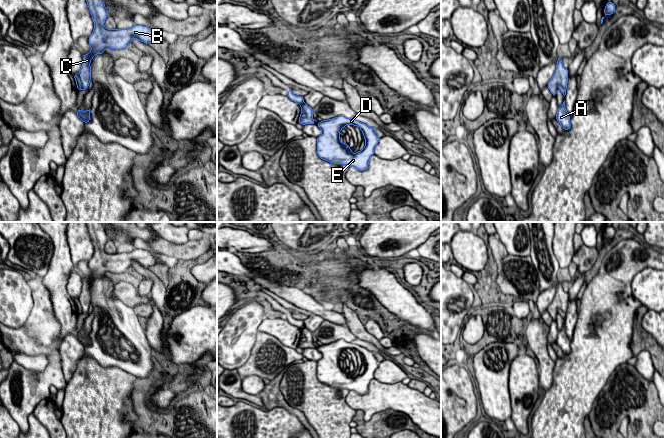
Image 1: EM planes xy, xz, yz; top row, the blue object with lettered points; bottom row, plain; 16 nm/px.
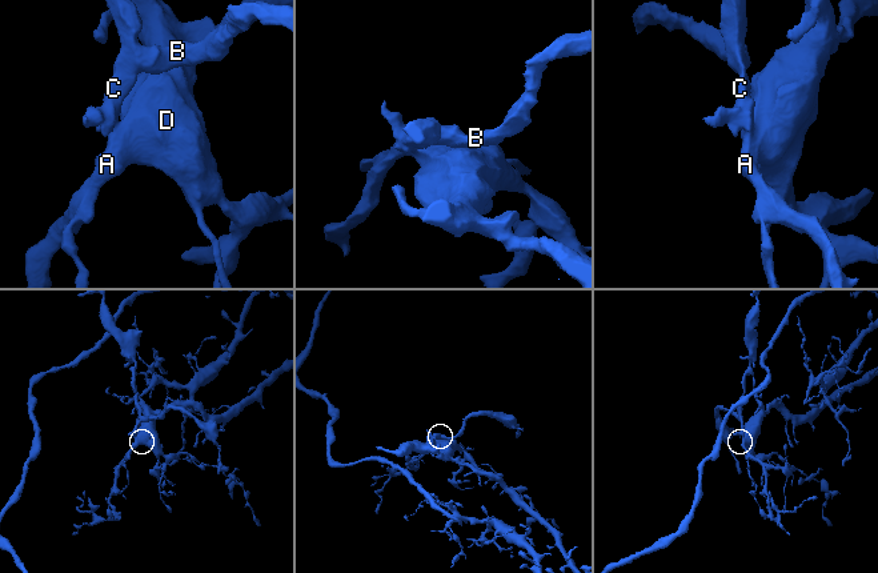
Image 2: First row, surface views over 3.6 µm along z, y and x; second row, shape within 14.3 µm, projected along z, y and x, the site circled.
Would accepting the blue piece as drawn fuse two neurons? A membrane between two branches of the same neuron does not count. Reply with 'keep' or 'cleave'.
cleave

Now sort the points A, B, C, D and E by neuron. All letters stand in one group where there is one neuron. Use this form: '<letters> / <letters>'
A D E / B C

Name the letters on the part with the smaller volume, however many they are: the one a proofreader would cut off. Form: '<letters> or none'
B, C

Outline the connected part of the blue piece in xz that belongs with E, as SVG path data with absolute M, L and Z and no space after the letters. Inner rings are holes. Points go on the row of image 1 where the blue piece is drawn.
M338 116L317 123L322 134L317 137L317 154L333 164L343 164L355 167L360 171L368 168L369 160L374 155L374 148L379 142L375 128L370 127L358 120ZM347 124L358 126L365 138L365 147L362 151L353 154L347 144L340 141L339 132Z

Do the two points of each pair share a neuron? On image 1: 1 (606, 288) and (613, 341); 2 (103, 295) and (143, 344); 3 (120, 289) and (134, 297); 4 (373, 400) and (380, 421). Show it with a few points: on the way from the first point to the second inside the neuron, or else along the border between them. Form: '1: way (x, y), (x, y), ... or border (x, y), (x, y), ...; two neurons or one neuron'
1: way (608, 301), (608, 306), (613, 312), (613, 328); one neuron
2: way (112, 307), (127, 322), (133, 332); one neuron
3: way (123, 291), (131, 297); one neuron
4: border (356, 410), (365, 420), (387, 409), (401, 412); two neurons

